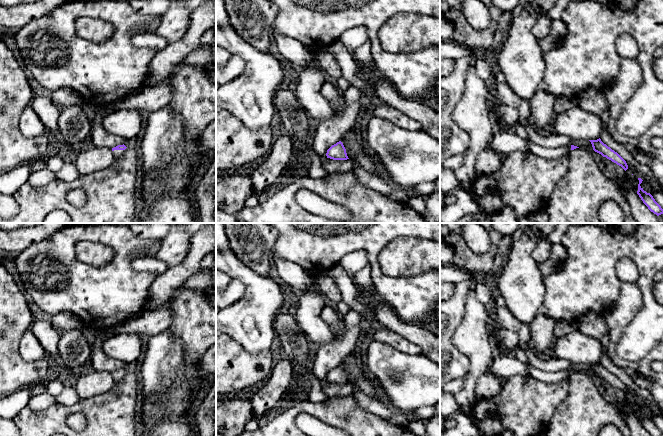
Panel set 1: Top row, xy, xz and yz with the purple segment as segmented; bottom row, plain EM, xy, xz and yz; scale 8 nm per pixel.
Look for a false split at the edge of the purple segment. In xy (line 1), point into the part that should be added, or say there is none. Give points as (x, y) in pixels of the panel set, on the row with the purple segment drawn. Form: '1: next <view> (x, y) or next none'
1: next xy (116, 153)

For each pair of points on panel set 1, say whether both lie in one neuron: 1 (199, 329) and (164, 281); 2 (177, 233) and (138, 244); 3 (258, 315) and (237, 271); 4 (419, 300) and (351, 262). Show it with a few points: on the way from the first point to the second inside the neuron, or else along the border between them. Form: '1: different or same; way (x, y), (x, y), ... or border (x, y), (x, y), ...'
1: different; border (179, 289), (175, 293)
2: different; border (162, 240), (161, 246), (154, 257)
3: same; way (258, 304), (258, 290), (248, 280)
4: different; border (345, 254), (363, 249), (366, 252), (368, 263)

